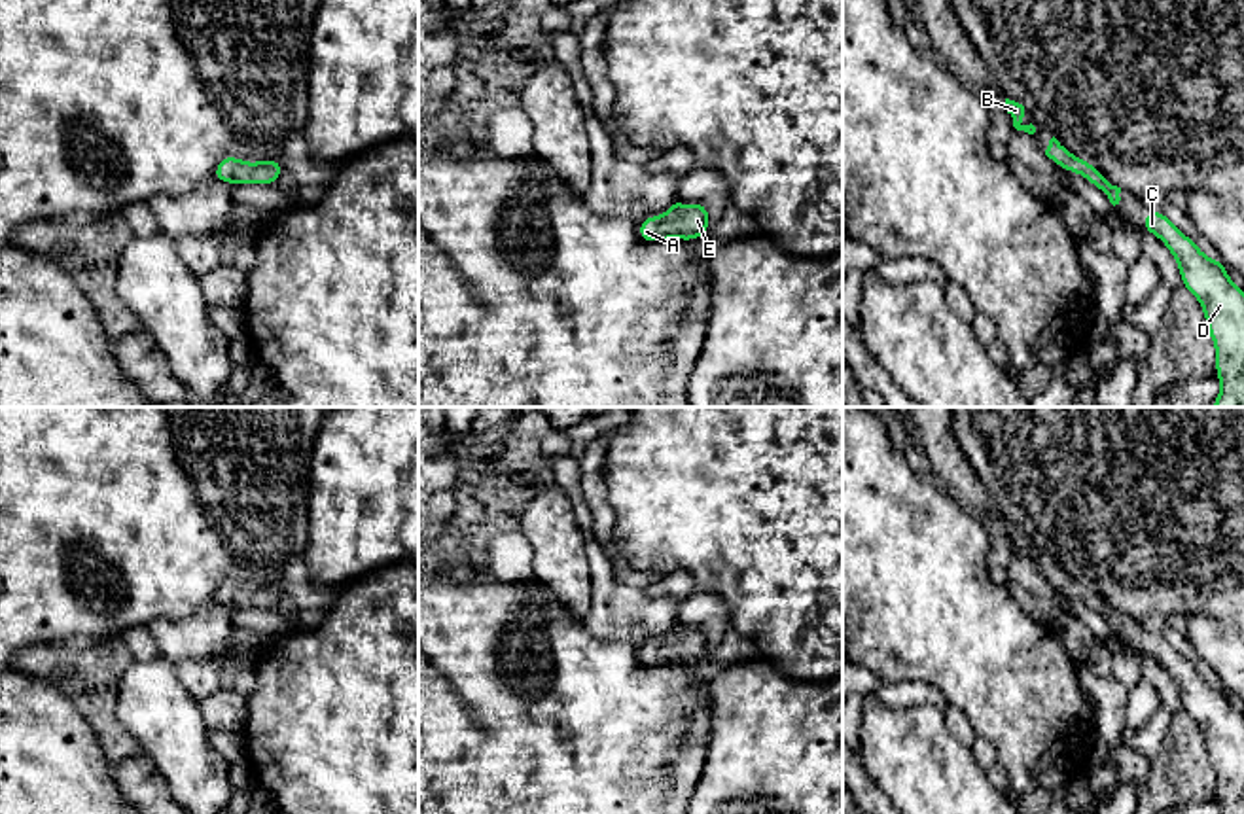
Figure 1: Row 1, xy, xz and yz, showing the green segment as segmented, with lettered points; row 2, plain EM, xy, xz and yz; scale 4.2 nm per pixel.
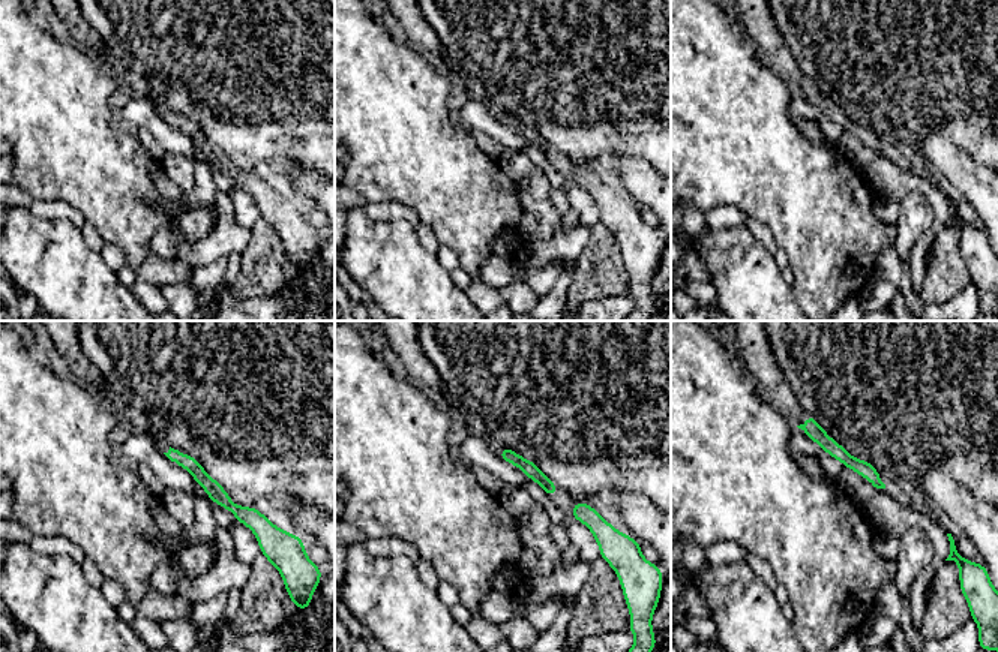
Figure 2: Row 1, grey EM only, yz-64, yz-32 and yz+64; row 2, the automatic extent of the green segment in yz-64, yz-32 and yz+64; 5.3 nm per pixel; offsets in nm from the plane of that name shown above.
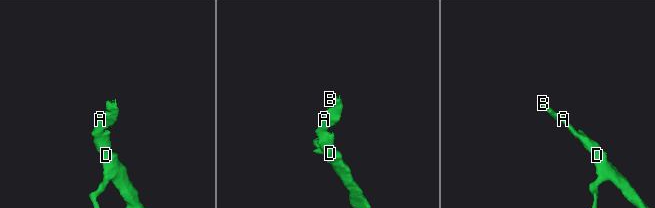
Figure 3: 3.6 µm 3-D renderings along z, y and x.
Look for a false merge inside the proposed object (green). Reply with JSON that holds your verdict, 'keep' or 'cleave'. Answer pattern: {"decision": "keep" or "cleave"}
{"decision": "keep"}

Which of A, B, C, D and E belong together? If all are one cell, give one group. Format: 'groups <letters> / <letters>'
groups A B C D E

